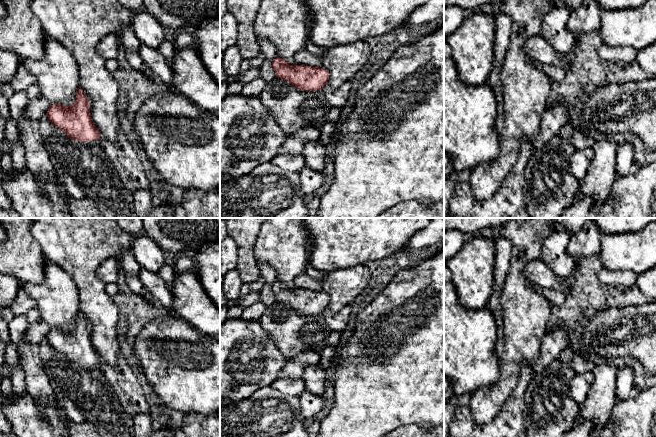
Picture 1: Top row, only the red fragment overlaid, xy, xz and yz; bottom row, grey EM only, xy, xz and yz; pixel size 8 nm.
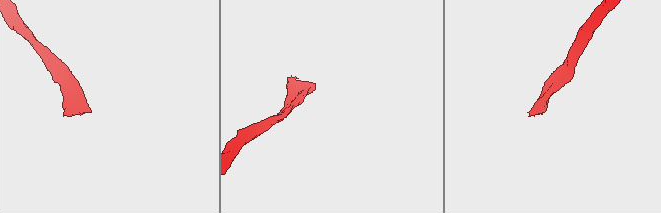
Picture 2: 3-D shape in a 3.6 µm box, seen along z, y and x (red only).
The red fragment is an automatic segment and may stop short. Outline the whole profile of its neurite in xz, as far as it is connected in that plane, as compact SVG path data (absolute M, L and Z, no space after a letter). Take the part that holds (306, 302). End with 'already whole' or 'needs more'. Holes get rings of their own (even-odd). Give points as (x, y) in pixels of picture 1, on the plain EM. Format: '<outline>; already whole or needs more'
M277 281L272 286L276 301L286 304L303 315L317 315L328 308L329 295L320 291L290 289L286 284Z; already whole

